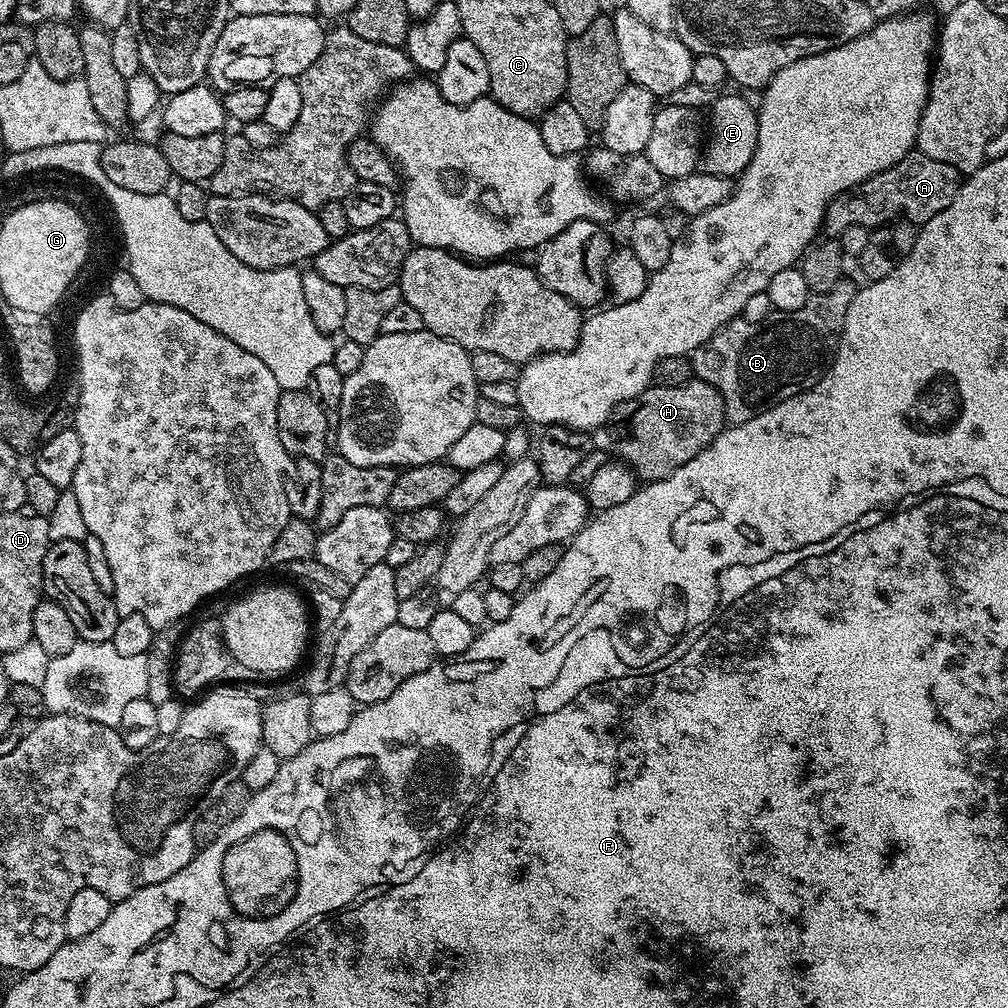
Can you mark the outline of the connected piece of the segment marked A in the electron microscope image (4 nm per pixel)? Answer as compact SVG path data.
M909 154L893 168L868 177L851 195L844 194L833 200L826 209L826 220L829 225L832 223L836 234L851 224L875 230L897 218L923 222L937 216L956 197L957 191L958 173L955 168L923 154Z

